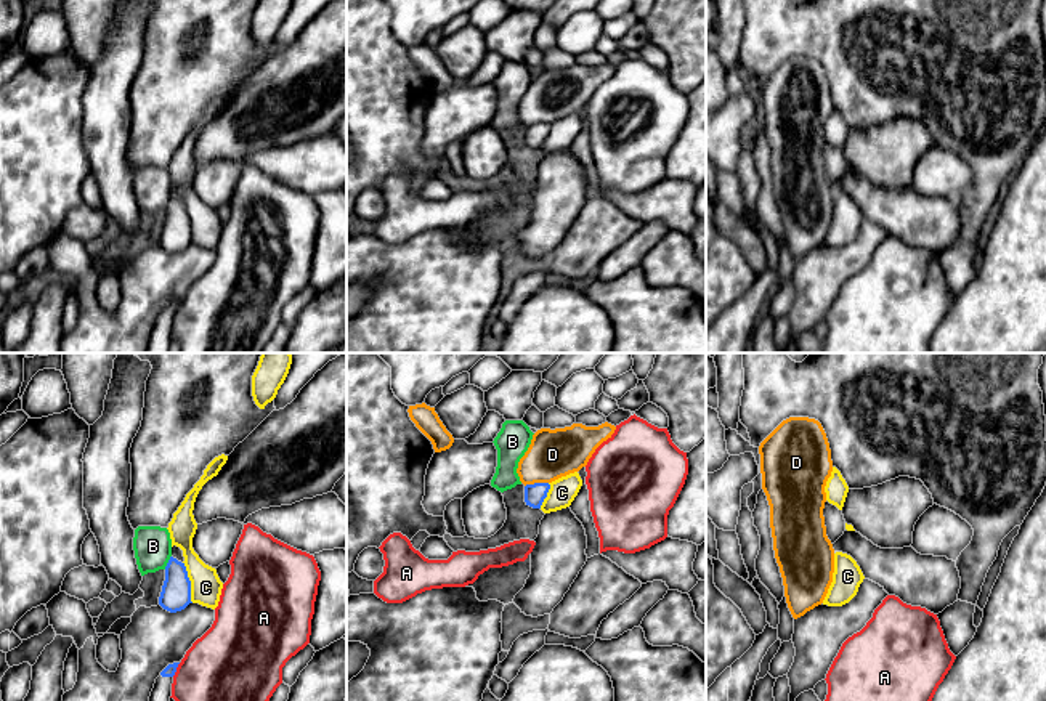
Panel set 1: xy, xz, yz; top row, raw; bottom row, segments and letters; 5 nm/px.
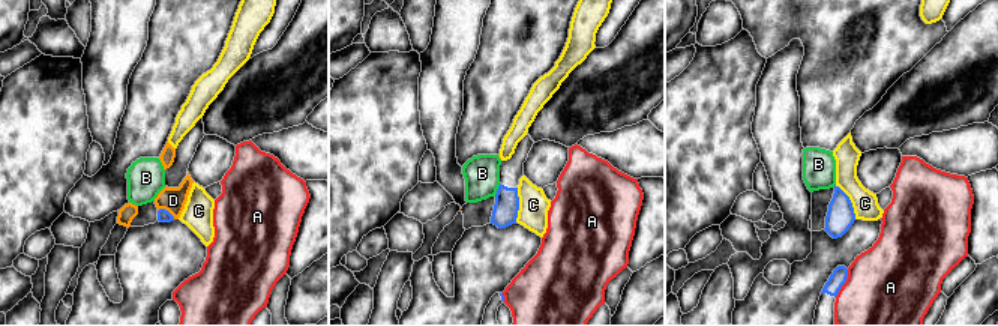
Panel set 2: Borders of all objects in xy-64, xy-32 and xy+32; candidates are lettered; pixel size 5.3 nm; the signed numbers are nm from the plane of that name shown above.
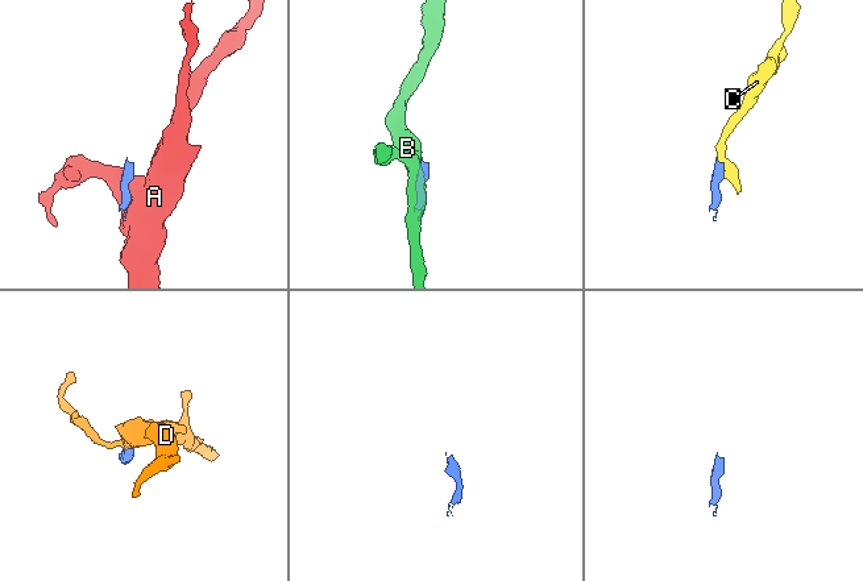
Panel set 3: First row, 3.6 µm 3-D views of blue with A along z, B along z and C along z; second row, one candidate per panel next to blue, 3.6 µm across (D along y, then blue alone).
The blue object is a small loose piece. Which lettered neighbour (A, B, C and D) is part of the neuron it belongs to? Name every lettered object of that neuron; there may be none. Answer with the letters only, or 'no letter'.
no letter

